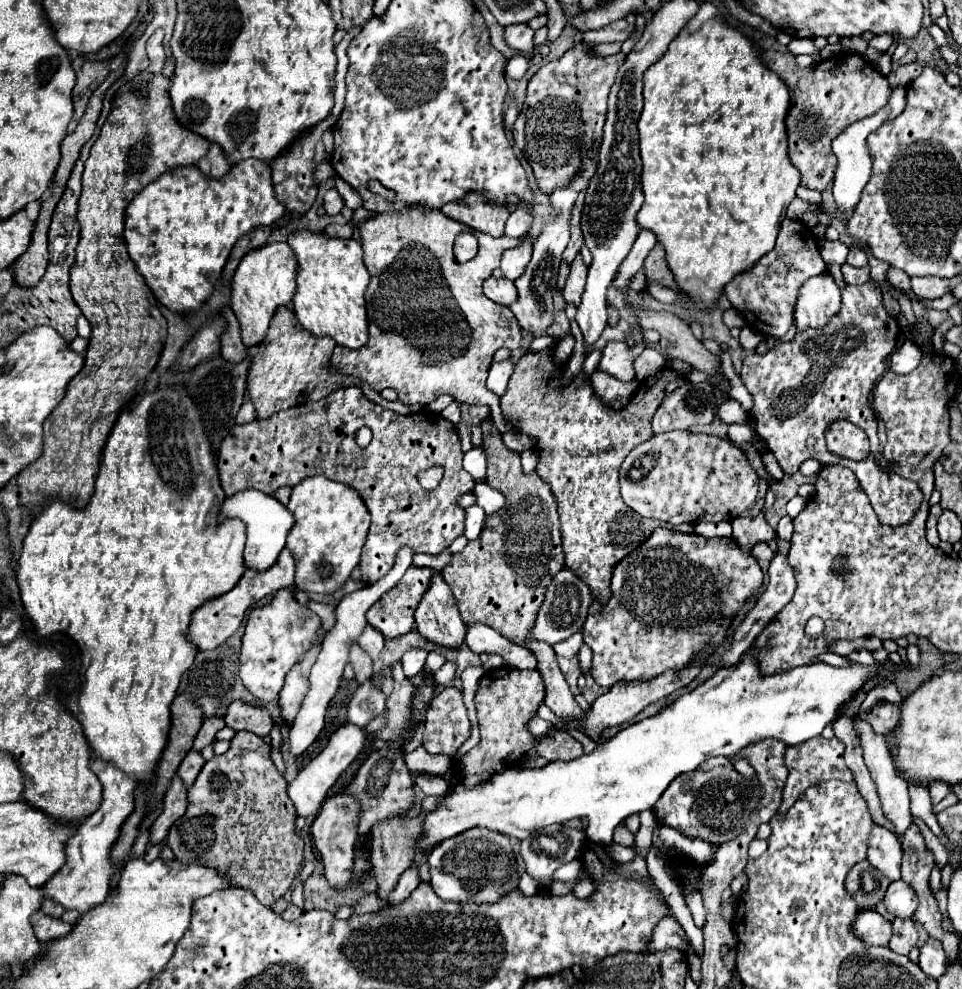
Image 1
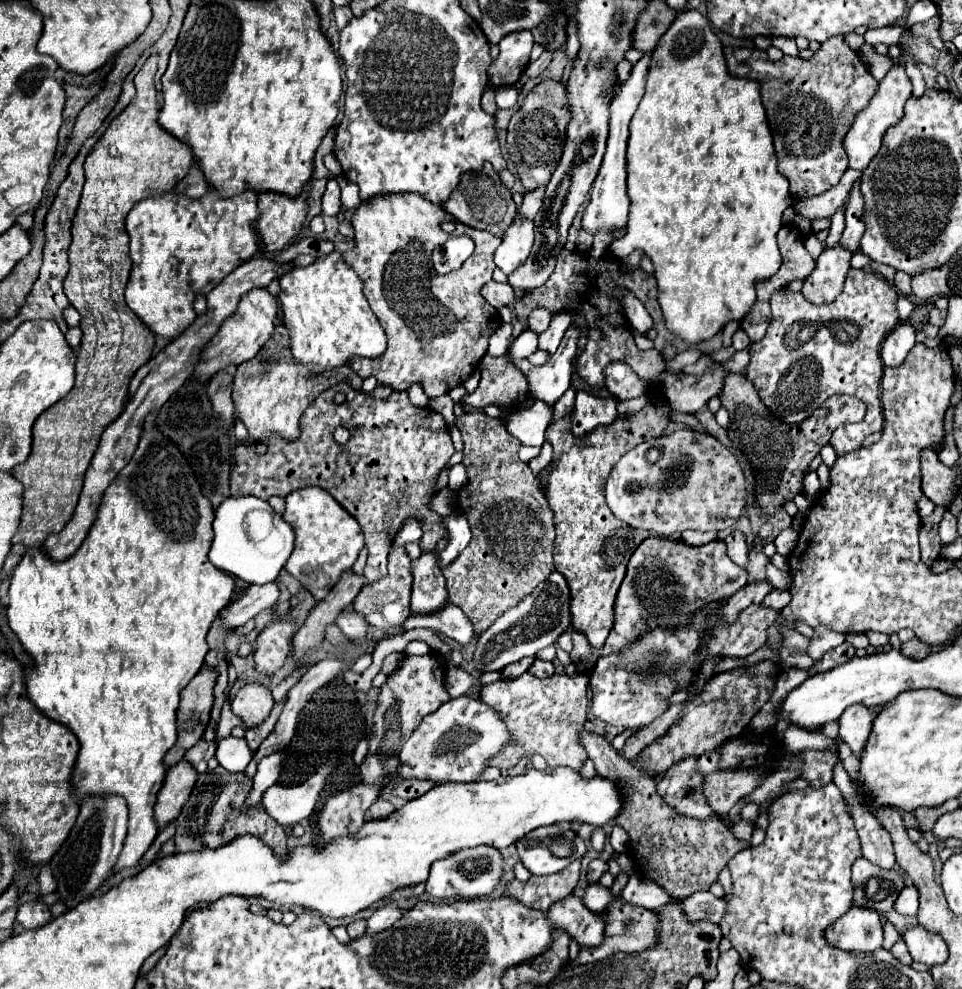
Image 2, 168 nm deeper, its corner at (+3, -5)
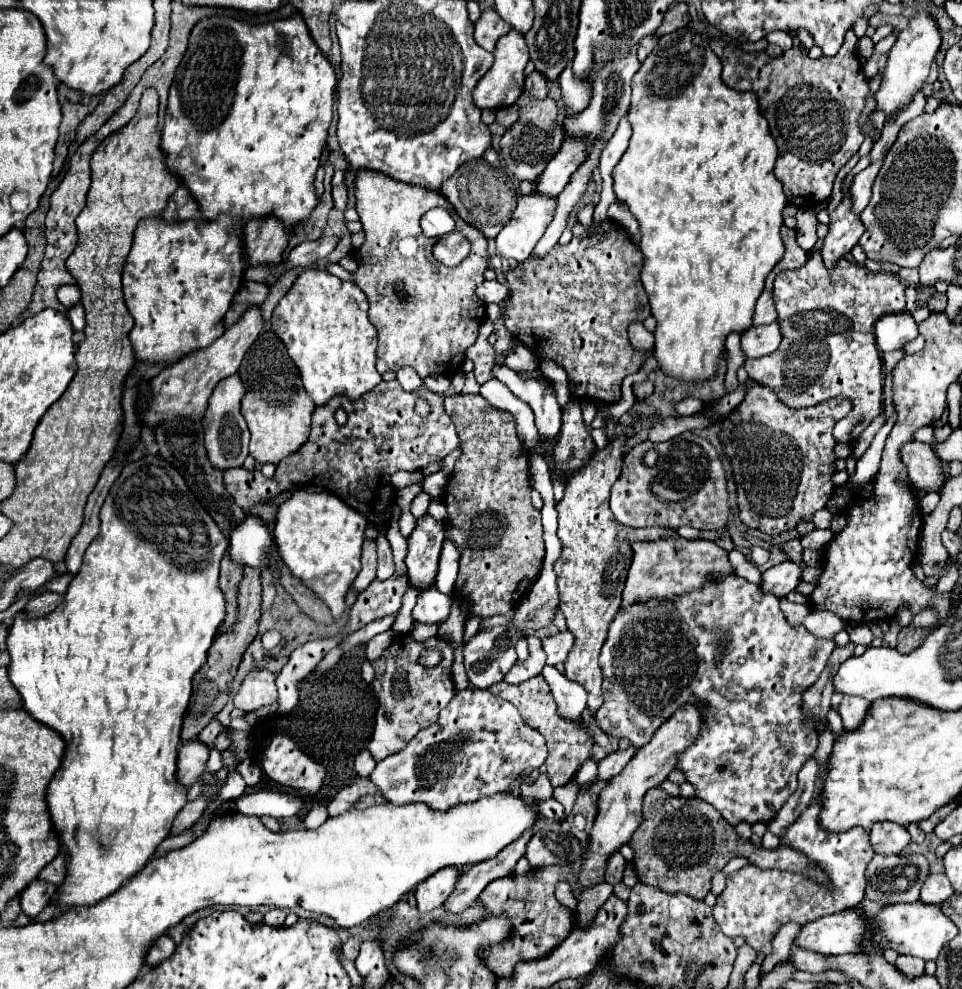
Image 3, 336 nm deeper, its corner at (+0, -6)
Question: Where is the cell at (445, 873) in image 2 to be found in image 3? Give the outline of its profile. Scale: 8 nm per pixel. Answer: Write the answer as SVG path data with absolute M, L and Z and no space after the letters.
M442 869L440 873L434 873L424 881L424 885L416 887L416 903L422 913L428 913L436 907L440 907L452 889L456 887L456 881L462 873L458 869Z

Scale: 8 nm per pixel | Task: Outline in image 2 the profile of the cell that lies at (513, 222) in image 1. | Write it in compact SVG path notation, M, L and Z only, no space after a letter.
M537 188L533 192L527 192L523 198L523 204L517 210L517 216L525 218L525 220L533 220L543 204L543 192L545 192L545 188Z

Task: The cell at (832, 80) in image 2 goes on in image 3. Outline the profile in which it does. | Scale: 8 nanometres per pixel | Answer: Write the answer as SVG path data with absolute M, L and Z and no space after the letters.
M850 29L846 33L846 41L842 49L834 57L818 57L810 59L806 53L802 53L800 47L792 47L784 51L780 57L770 57L768 53L744 53L736 45L724 41L724 39L712 39L710 47L722 61L722 79L728 87L736 91L752 91L758 97L758 105L762 115L766 117L770 125L770 133L778 147L778 159L774 167L774 175L782 181L784 193L788 197L790 205L796 207L816 207L830 199L834 179L838 171L850 161L850 157L860 149L864 135L858 129L858 117L864 107L864 101L870 93L868 79L862 71L862 65L856 55L856 43L858 37Z

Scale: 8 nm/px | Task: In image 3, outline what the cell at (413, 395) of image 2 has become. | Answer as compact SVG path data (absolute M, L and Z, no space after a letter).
M402 367L396 371L396 379L398 383L406 389L406 391L412 391L412 389L420 389L422 383L422 377L412 369L412 367Z

